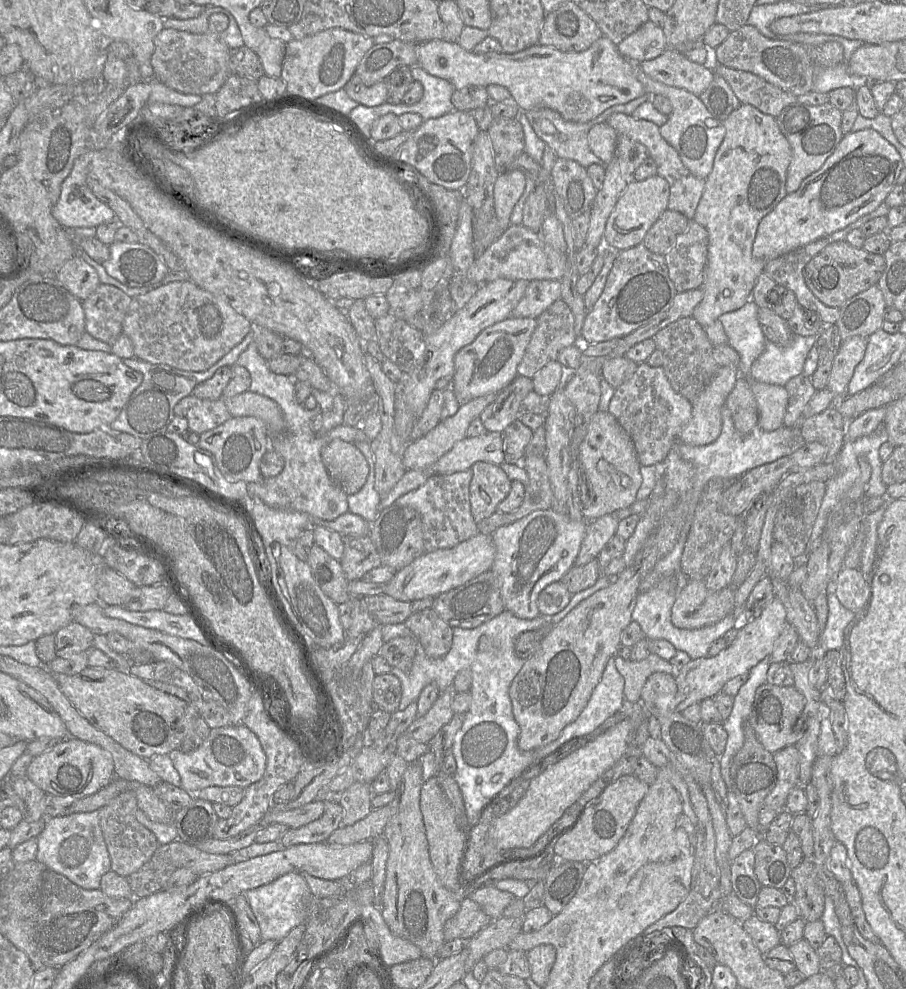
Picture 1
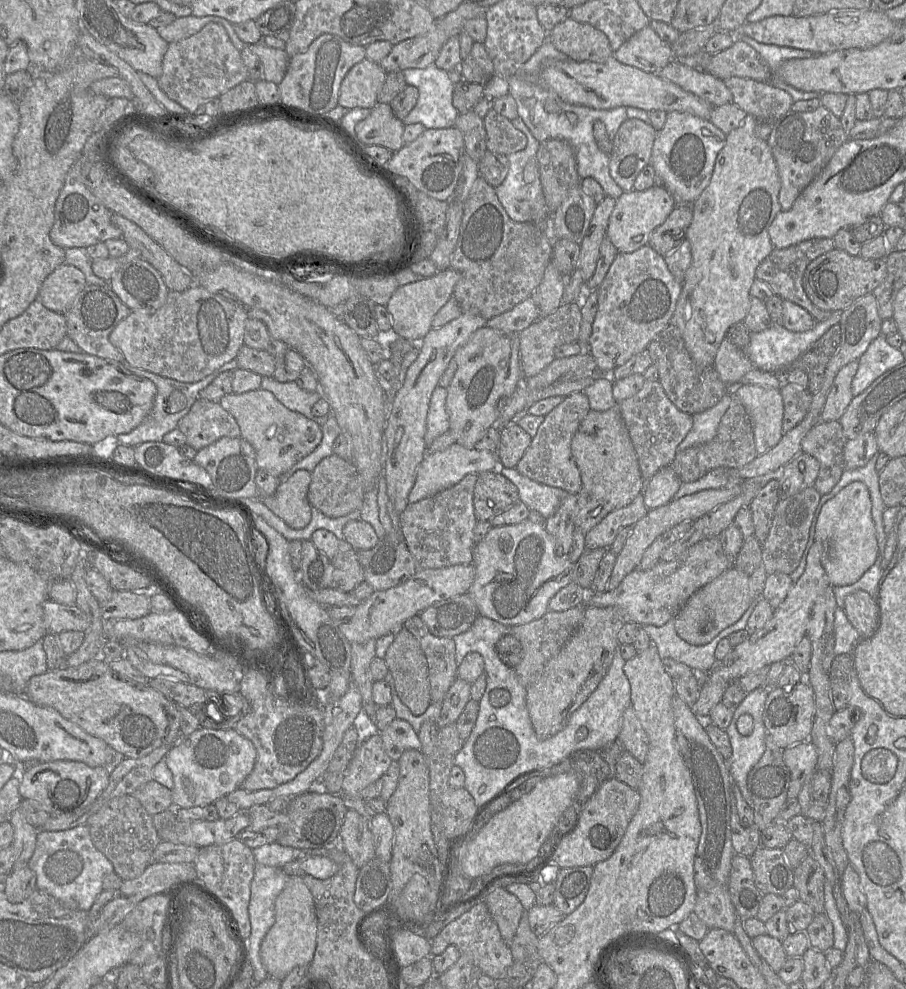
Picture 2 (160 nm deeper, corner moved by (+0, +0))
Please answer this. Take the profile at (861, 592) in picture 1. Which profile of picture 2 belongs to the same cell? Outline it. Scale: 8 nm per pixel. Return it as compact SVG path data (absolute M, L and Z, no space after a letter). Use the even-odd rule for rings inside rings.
M859 590L845 598L845 614L863 638L875 634L879 627L880 610L875 597L866 591Z

